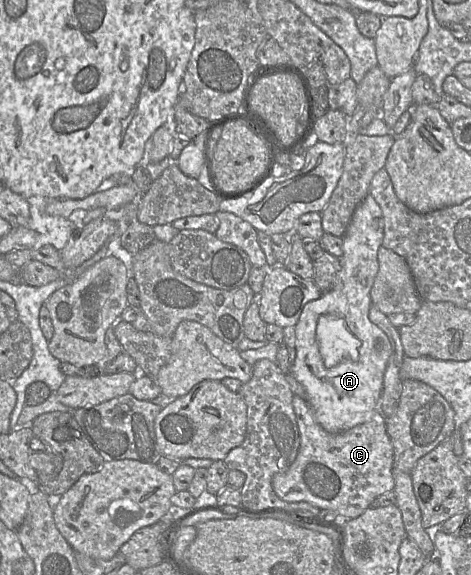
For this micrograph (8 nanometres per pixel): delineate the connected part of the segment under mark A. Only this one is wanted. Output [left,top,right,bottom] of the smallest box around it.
[291,194,392,433]

